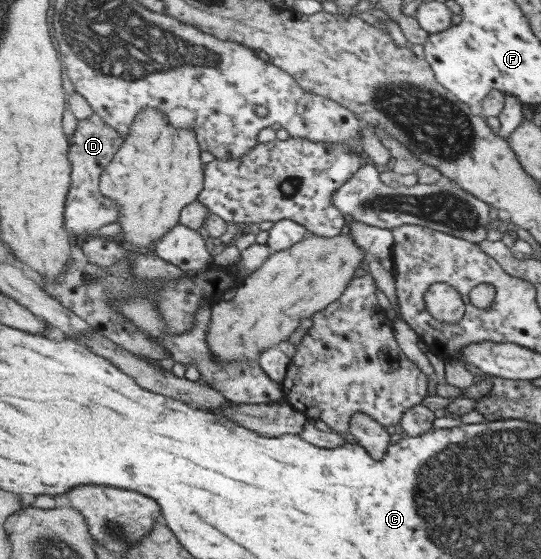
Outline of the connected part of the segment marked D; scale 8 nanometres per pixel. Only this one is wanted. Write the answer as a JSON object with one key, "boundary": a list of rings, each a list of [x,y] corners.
{"boundary":[[[97,114],[78,122],[74,132],[69,157],[72,160],[72,189],[68,193],[66,202],[66,226],[71,233],[83,233],[86,231],[95,235],[97,229],[115,223],[120,216],[120,207],[100,190],[100,181],[103,171],[116,157],[124,143],[124,138],[105,123],[105,120]]]}

